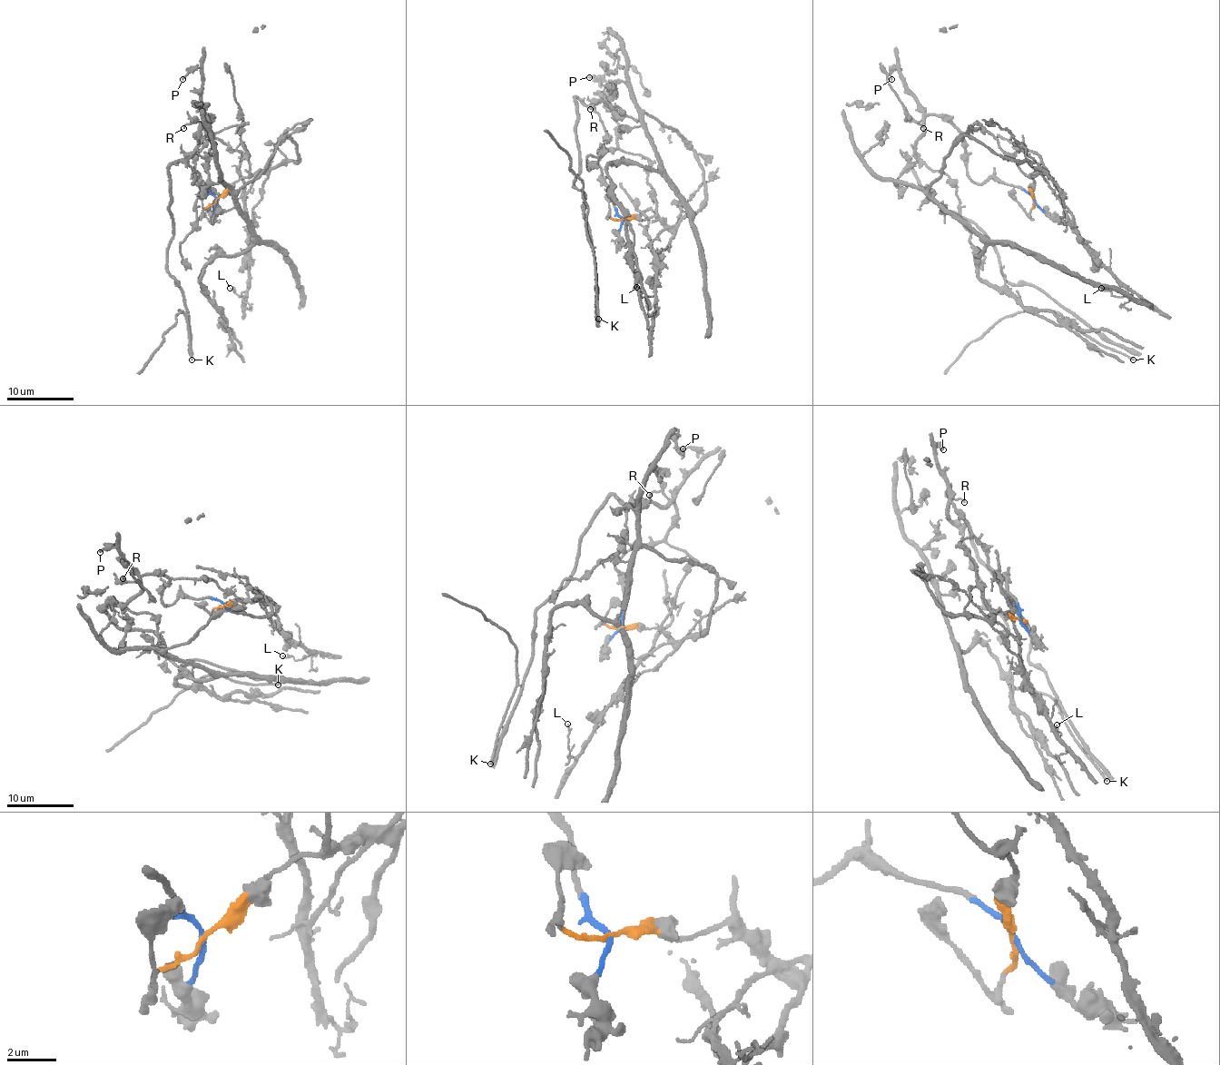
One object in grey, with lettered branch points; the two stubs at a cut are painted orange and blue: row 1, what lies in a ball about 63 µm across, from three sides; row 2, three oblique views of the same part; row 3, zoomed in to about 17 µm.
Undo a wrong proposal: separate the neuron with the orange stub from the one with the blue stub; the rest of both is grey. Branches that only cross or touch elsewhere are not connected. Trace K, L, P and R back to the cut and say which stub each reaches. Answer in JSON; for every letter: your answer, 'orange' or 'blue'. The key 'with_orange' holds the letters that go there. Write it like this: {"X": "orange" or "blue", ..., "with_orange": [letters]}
{"K": "blue", "L": "orange", "P": "blue", "R": "blue", "with_orange": ["L"]}

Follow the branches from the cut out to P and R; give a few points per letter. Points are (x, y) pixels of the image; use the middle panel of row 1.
P: (622, 220), (599, 162), (601, 153), (617, 146), (617, 122), (609, 108), (609, 85), (589, 77)
R: (622, 220), (599, 162), (601, 153), (615, 148), (617, 125), (614, 113), (602, 102), (594, 103), (591, 108)

